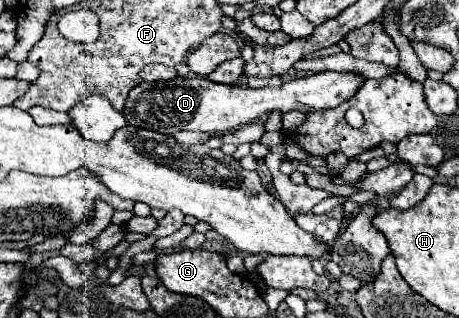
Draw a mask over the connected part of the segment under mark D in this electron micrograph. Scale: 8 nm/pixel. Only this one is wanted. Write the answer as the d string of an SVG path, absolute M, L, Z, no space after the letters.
M322 71L322 73L314 73L314 75L306 75L294 81L284 83L278 89L250 89L246 85L220 85L214 81L208 81L206 77L176 77L172 81L164 81L164 83L140 83L136 85L130 93L128 99L124 103L122 115L126 117L126 121L134 127L140 129L152 129L156 133L162 135L174 135L178 131L204 131L204 133L226 133L226 131L234 131L246 123L252 123L254 119L270 113L270 111L292 111L298 109L302 113L308 111L318 111L318 109L330 109L336 107L344 101L348 101L356 89L360 89L360 85L364 83L366 77L356 77L356 73L334 73L334 71Z

